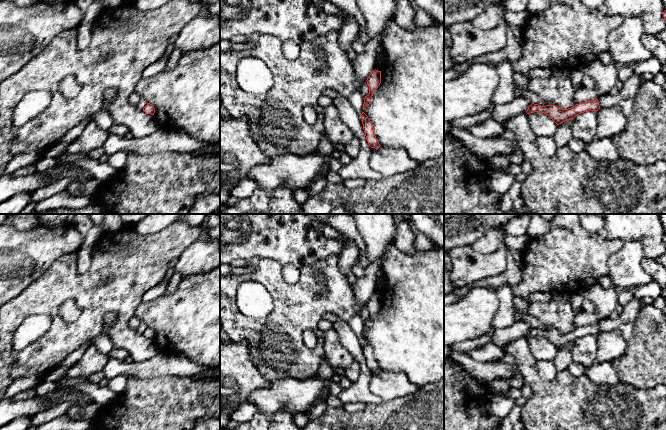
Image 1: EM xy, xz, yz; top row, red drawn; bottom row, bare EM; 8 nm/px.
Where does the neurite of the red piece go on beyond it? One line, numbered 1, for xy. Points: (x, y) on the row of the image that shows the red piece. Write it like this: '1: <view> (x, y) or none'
1: none

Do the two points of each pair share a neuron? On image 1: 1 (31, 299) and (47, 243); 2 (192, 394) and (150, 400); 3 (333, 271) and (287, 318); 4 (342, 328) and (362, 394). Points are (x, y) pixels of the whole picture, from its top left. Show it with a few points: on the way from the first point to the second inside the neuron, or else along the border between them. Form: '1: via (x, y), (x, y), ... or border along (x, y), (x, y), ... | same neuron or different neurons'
1: border along (54, 262), (19, 293) | different neurons
2: via (182, 400), (160, 400) | same neuron
3: via (333, 287), (325, 297), (308, 300), (303, 304) | same neuron
4: via (353, 344), (363, 364), (363, 378) | same neuron

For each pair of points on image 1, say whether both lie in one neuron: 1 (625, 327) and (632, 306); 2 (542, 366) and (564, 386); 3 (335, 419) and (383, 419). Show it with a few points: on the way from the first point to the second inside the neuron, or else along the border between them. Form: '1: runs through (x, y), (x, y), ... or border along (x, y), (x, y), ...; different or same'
1: runs through (623, 322), (630, 311); same
2: border along (536, 362), (543, 379), (556, 376); different
3: runs through (347, 419), (371, 419); same

